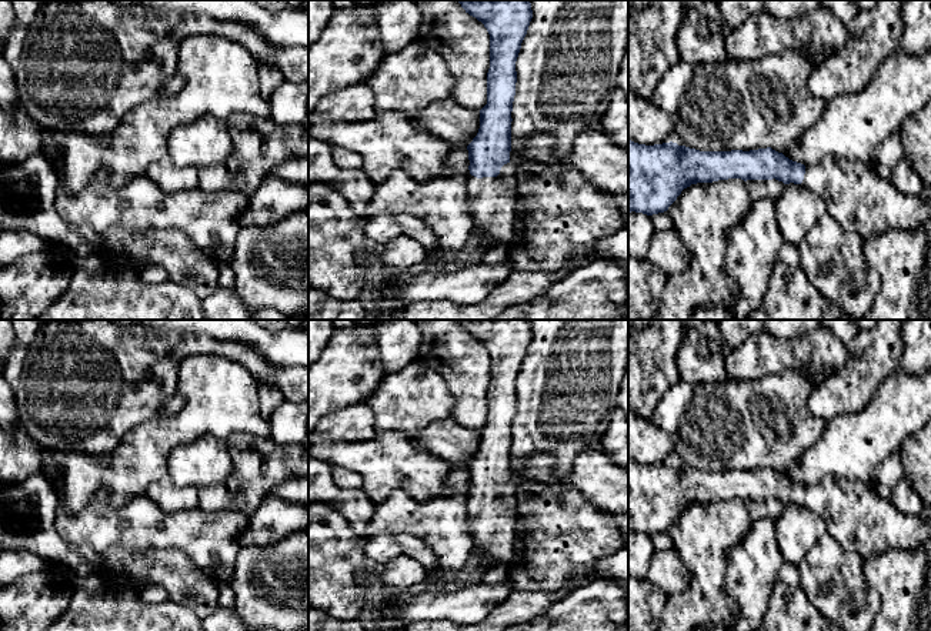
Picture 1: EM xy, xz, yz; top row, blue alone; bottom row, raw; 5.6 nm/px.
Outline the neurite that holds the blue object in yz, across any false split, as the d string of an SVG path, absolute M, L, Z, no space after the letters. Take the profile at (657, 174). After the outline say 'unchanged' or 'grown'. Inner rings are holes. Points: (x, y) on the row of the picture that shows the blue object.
M628 140L628 213L664 213L691 184L728 178L775 178L784 184L801 184L821 197L827 213L844 230L857 233L862 240L885 230L920 230L931 220L931 203L927 198L901 194L890 178L877 174L871 163L827 156L818 163L804 166L771 147L750 151L700 151L673 141L645 146Z; grown

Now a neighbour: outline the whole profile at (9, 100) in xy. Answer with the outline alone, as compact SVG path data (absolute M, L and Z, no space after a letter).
M0 56L0 108L9 114L14 114L20 106L13 66Z

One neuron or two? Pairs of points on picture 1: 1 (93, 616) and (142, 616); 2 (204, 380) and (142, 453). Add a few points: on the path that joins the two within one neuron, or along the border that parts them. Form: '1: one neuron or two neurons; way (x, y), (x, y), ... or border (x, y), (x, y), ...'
1: one neuron; way (104, 616), (130, 616)
2: one neuron; way (202, 400), (172, 430), (162, 433)

